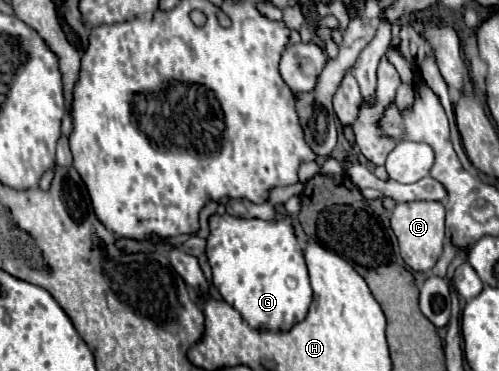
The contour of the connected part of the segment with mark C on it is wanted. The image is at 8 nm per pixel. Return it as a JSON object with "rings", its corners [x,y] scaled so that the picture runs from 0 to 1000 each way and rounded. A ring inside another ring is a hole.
{"rings":[[[810,544],[794,550],[786,571],[782,609],[798,642],[802,658],[802,690],[806,701],[834,733],[858,733],[870,722],[878,695],[886,690],[886,658],[890,658],[890,588],[894,566],[882,544]]]}

